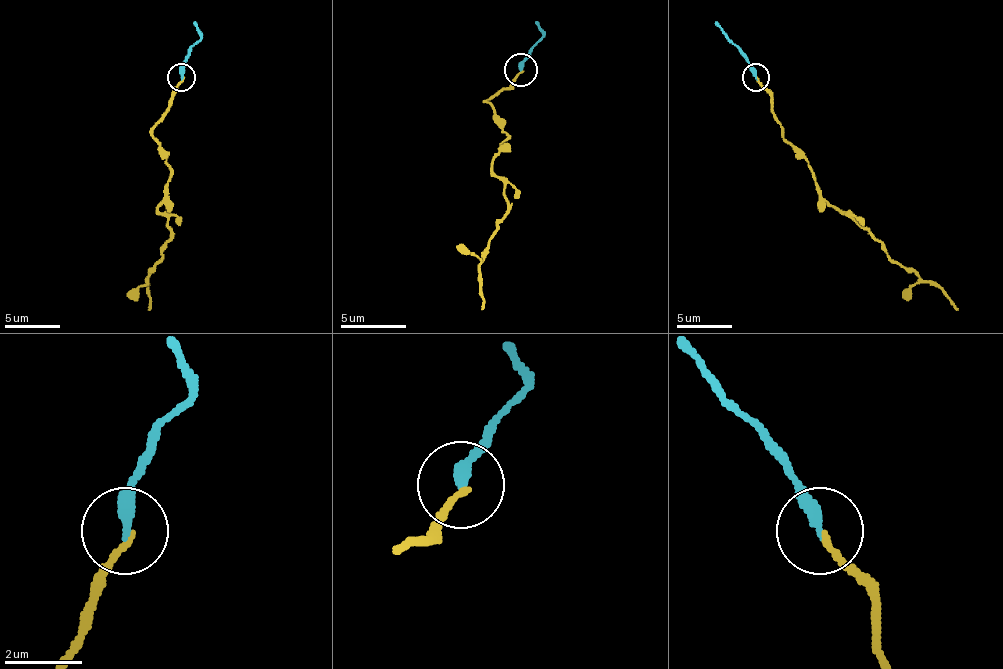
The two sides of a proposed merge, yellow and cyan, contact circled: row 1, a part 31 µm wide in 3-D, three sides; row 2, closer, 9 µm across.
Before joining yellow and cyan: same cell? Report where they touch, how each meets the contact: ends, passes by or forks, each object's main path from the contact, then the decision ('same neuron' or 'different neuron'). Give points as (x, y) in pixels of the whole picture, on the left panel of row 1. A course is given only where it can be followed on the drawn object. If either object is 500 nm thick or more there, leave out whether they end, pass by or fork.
at (181, 77); yellow ends there; cyan ends there; yellow runs (182, 76), (151, 137), (168, 162), (168, 195), (157, 209), (168, 220), (171, 240), (146, 281), (151, 309); cyan runs (182, 76), (185, 57), (201, 37), (193, 21); same neuron

